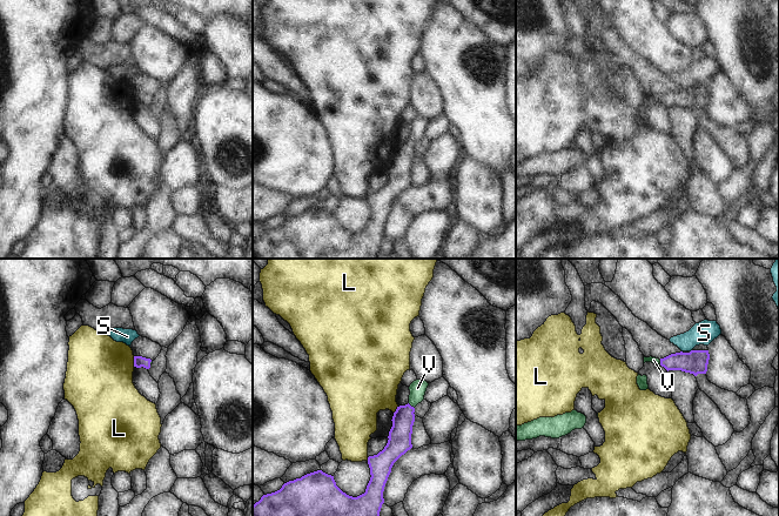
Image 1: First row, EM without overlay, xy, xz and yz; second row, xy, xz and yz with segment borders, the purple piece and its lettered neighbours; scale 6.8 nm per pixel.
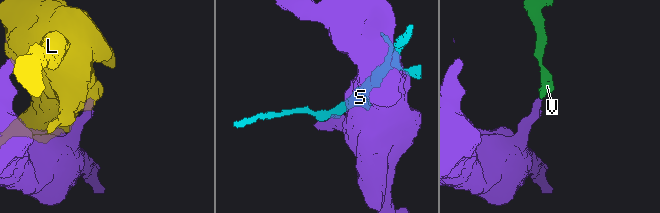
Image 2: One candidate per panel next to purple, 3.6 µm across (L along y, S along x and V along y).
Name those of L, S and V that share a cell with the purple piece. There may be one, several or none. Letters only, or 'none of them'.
V

